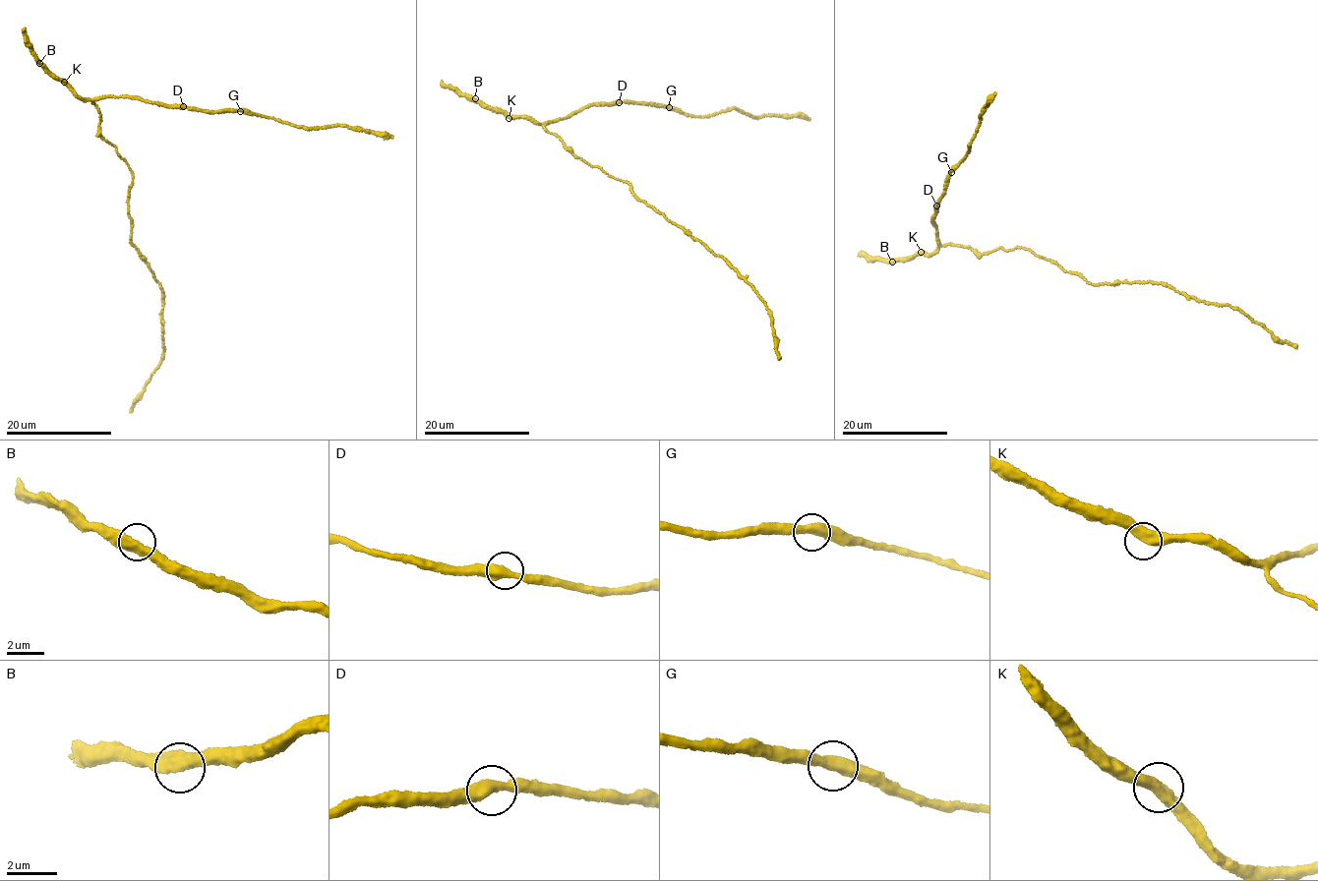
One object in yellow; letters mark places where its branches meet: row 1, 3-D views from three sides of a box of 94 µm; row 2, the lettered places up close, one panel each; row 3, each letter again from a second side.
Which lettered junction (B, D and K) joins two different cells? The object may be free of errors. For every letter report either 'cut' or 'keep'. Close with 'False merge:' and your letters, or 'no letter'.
B: keep
D: keep
K: keep
False merge: no letter

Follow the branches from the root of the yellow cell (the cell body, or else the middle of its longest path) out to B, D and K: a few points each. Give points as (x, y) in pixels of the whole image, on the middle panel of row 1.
B: (576, 155), (542, 125), (483, 105), (475, 98)
D: (576, 155), (544, 125), (569, 118), (594, 104), (610, 106), (620, 102)
K: (576, 155), (542, 125), (519, 117), (509, 118)

